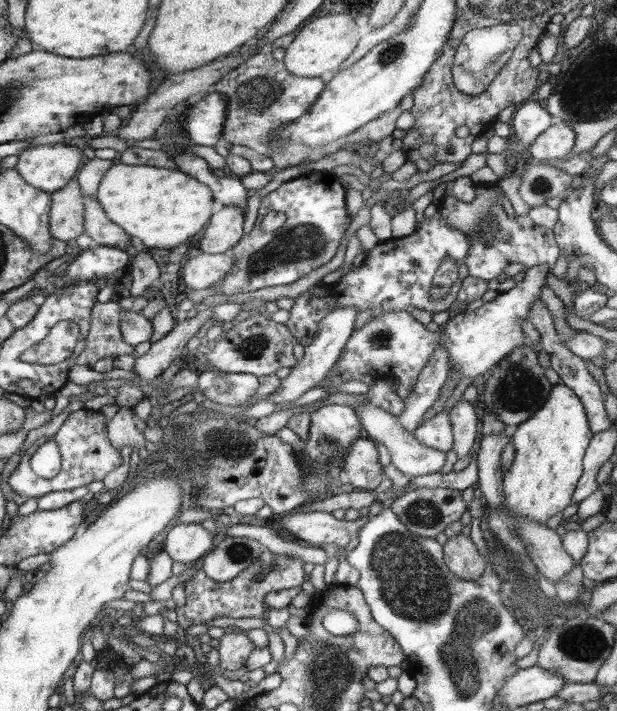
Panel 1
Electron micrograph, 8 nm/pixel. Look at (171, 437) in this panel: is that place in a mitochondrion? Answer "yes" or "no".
no

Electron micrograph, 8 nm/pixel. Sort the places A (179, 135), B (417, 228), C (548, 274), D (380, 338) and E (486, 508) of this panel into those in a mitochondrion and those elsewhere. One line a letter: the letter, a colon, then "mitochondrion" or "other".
A: other
B: other
C: other
D: mitochondrion
E: other

